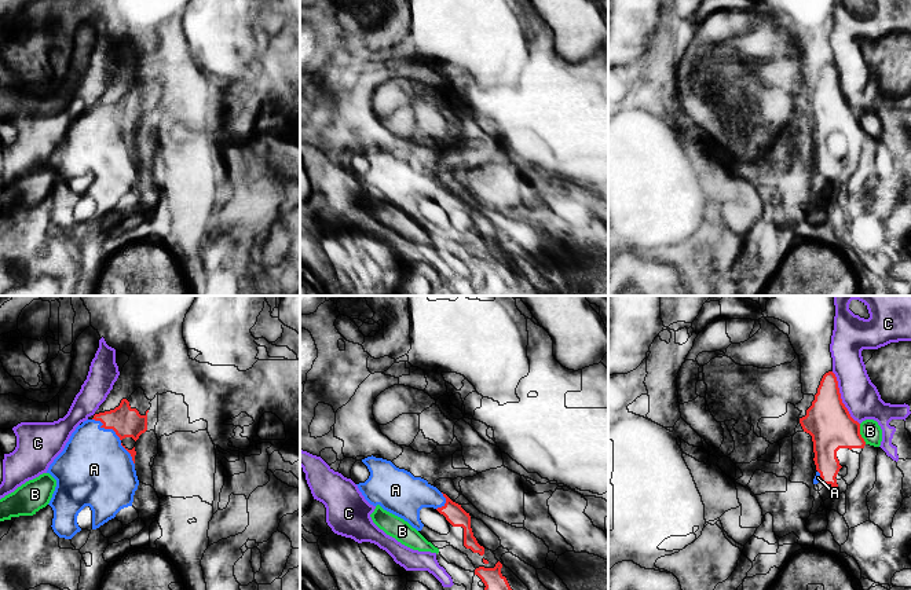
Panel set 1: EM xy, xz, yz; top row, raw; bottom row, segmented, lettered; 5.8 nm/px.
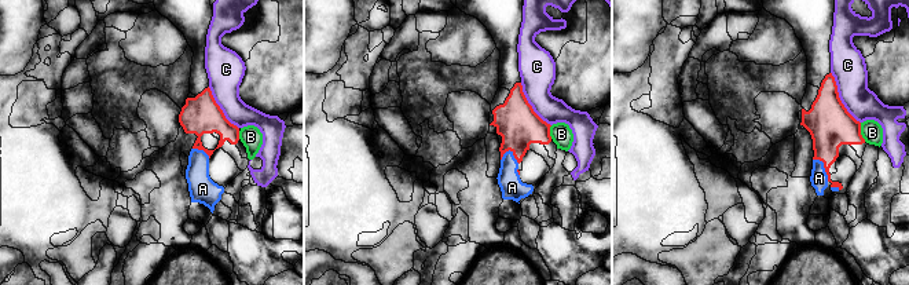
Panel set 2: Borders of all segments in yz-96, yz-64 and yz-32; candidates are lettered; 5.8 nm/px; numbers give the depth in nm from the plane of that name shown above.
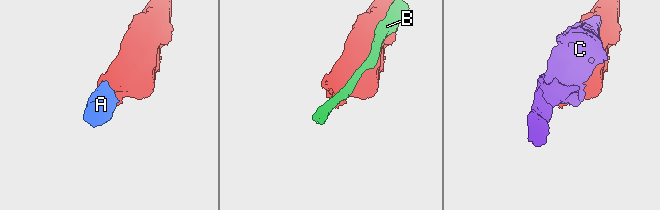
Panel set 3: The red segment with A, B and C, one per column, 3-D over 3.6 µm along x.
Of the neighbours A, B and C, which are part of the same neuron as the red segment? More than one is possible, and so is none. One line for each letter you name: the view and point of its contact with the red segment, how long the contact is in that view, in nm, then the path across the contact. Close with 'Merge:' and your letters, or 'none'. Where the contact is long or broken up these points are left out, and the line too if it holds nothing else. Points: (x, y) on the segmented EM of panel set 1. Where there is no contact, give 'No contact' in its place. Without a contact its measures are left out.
A: Touches red at xy (108, 428). Shared border 220 nm
Merge: A

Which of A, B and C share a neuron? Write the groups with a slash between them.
A / B / C

